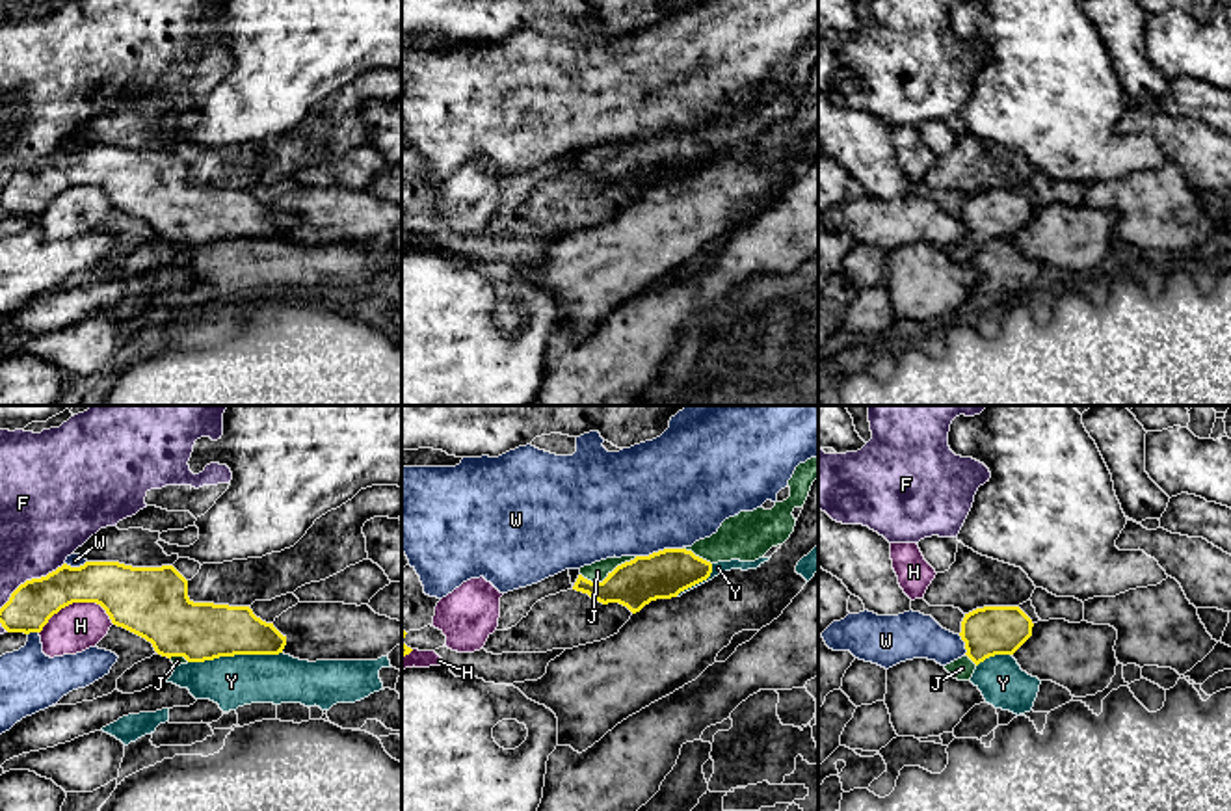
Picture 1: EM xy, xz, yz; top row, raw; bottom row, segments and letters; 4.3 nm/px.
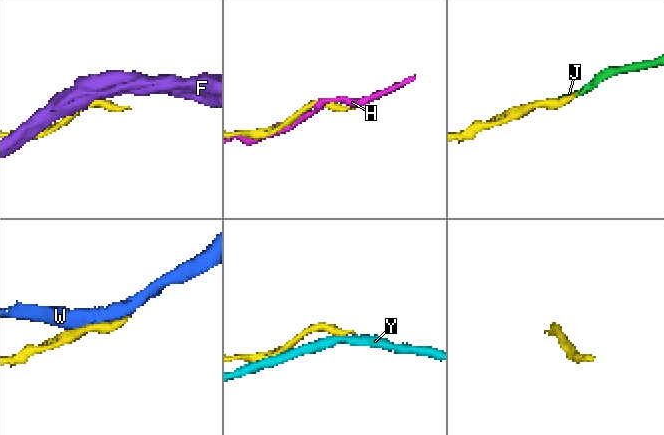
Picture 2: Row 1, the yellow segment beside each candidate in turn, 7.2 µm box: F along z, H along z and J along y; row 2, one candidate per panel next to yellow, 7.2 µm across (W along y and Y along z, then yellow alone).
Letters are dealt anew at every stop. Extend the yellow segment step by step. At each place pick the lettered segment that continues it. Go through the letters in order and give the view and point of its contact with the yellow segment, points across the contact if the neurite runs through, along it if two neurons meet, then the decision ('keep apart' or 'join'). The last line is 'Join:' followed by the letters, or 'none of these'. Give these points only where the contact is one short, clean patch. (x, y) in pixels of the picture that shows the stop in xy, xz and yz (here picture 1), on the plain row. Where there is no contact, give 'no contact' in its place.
F: contact xy (32, 162); keep apart
H: contact xy (77, 185); keep apart
J: contact xz (608, 157); join
W: contact xz (659, 134); keep apart
Y: contact xy (235, 237); keep apart
Join: J

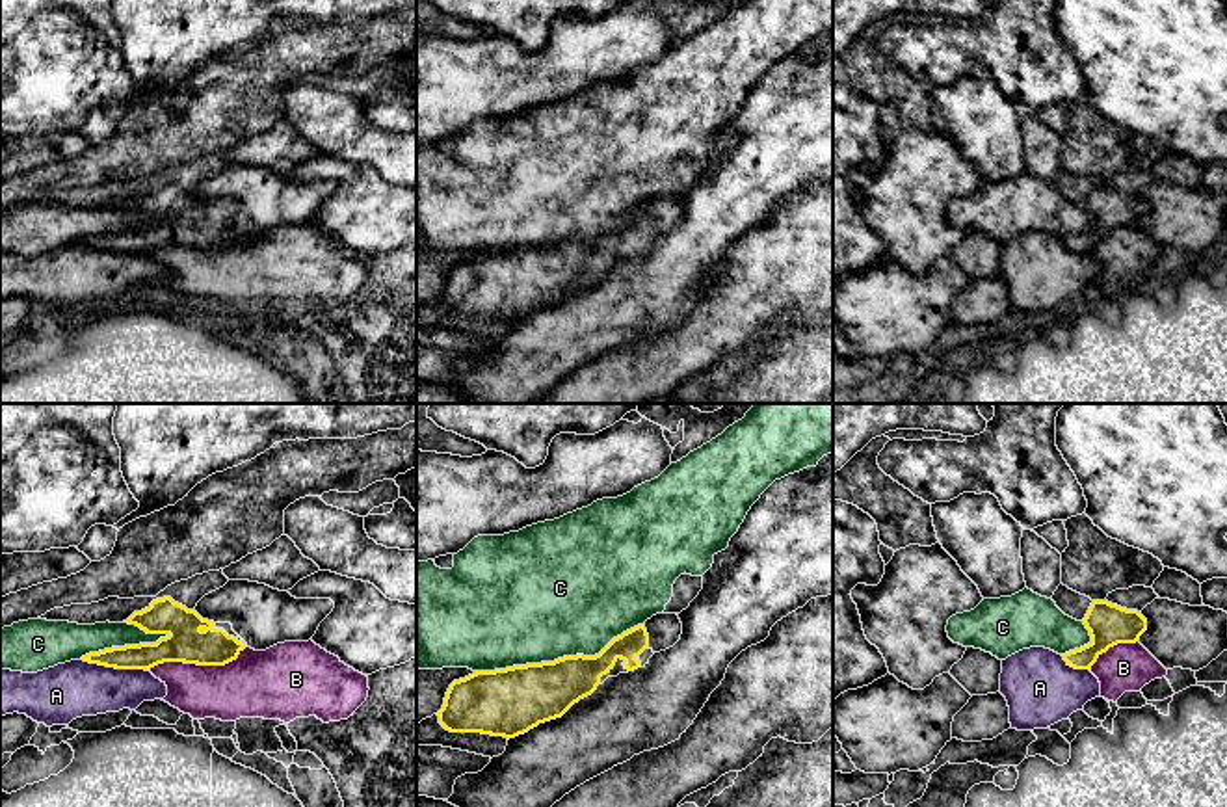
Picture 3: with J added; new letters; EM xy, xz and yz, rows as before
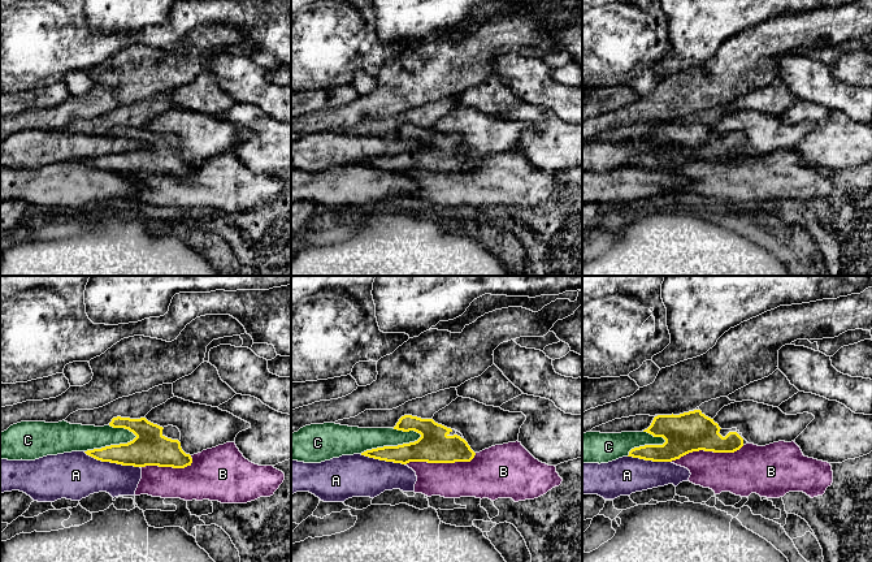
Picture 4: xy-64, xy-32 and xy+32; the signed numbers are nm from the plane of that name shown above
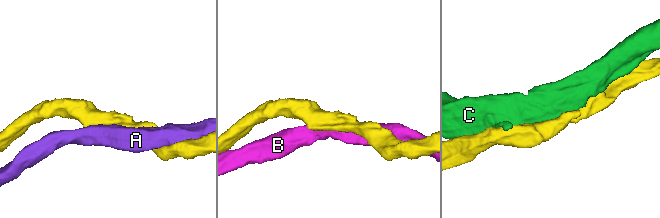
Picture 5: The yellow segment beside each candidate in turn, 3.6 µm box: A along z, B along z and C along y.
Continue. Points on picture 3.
A: contact xy (114, 250); keep apart
B: contact xy (197, 248); keep apart
C: contact xz (560, 242); keep apart
Join: none of these

